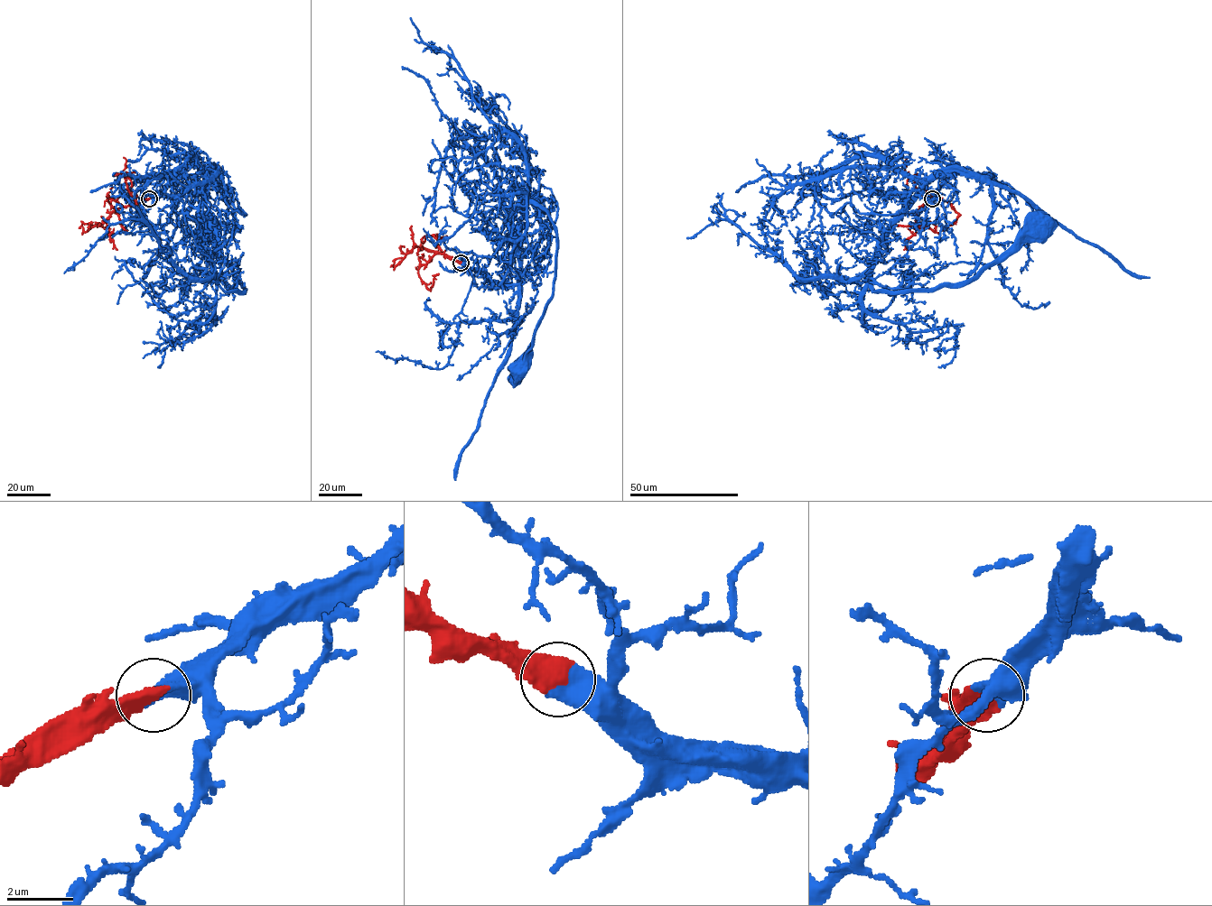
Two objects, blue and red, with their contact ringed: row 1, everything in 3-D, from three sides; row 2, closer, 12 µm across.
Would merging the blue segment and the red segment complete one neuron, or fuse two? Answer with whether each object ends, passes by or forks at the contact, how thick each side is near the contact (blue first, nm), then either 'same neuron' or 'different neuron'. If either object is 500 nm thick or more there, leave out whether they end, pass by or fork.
550/550 nm | same neuron

